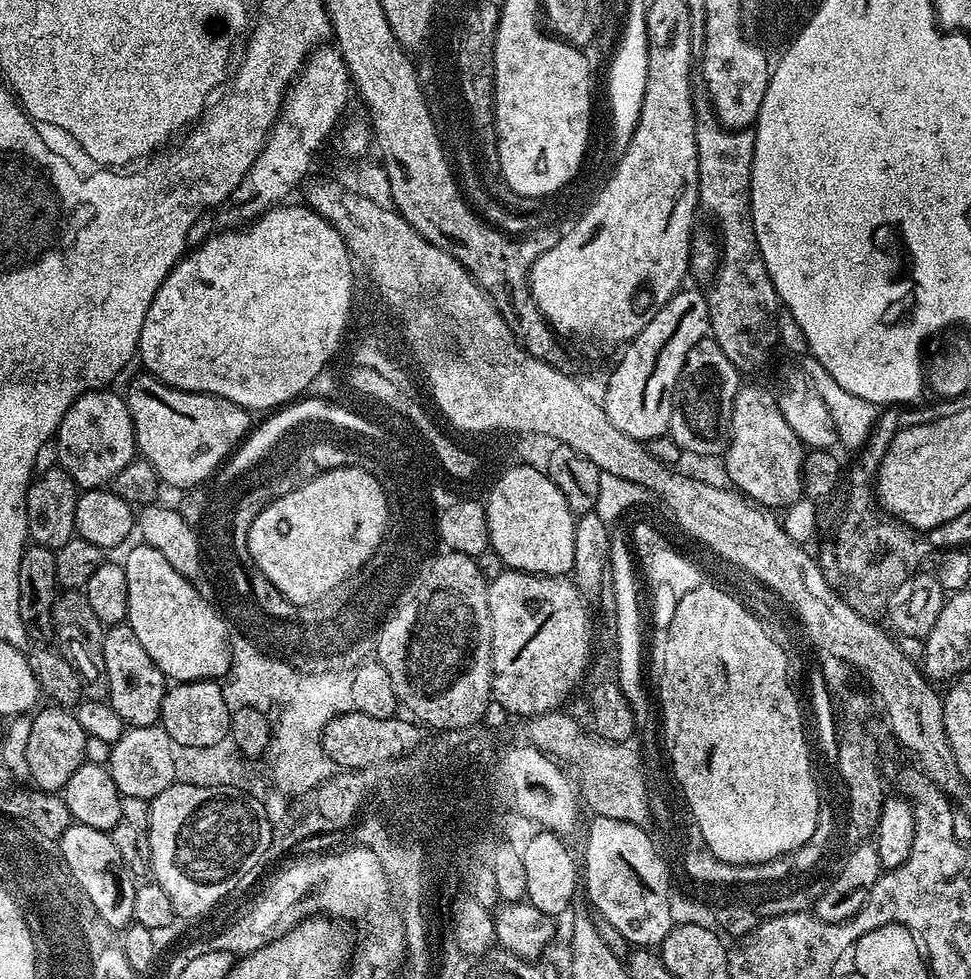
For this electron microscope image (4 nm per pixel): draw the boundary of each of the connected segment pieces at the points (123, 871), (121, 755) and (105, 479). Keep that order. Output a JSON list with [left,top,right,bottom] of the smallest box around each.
[[58,822,137,930],[106,724,177,802],[54,390,138,490]]

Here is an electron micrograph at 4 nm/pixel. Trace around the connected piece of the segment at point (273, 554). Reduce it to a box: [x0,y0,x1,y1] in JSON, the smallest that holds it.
[248,466,388,606]

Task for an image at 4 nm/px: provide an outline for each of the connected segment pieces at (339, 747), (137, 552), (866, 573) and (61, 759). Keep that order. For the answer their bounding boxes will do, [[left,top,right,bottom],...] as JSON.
[[322,710,420,770],[122,543,231,682],[816,406,930,618],[26,706,88,793]]

